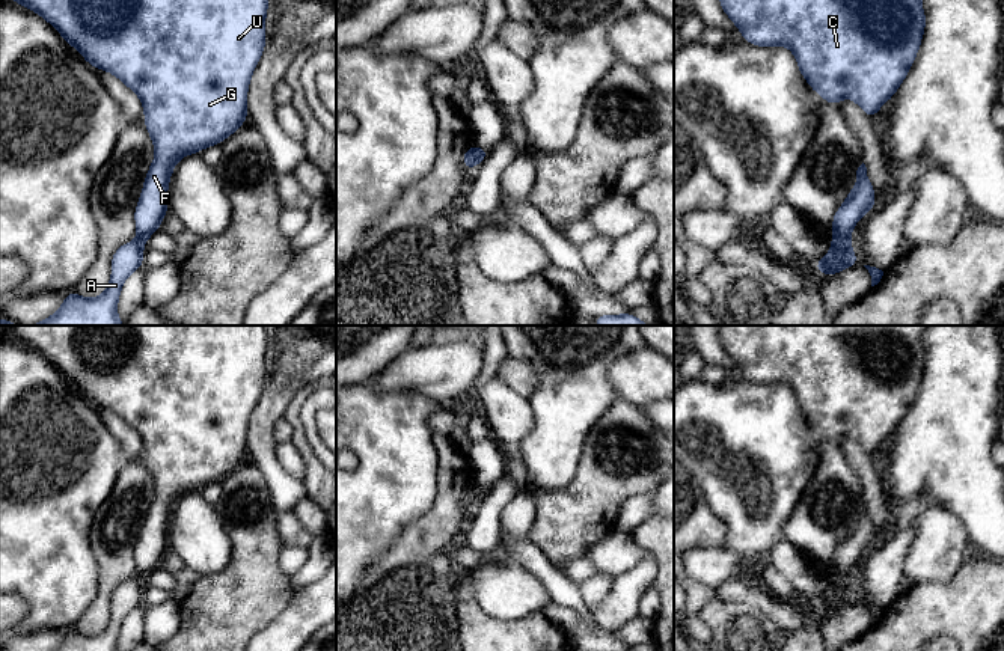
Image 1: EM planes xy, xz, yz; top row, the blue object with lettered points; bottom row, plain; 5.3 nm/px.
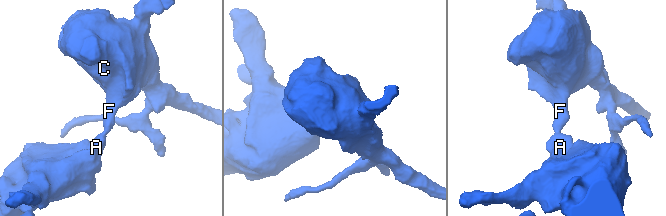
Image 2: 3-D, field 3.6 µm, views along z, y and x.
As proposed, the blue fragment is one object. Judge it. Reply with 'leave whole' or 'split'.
split

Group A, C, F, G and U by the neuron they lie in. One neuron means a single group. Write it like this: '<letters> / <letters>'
A / C F G U

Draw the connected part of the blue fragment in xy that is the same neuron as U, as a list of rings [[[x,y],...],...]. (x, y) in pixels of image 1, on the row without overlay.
[[[9,326],[8,335],[18,342],[36,350],[48,359],[62,375],[72,383],[87,401],[93,405],[112,410],[125,423],[128,423],[142,439],[145,448],[145,464],[152,476],[155,496],[148,506],[145,521],[134,547],[136,579],[143,585],[148,576],[161,565],[167,544],[167,524],[175,502],[185,493],[200,490],[202,487],[220,482],[234,472],[247,457],[247,426],[252,411],[265,386],[265,353],[268,335],[264,326]]]

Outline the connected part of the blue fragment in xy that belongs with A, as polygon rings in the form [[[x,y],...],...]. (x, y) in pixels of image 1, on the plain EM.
[[[137,579],[122,582],[112,594],[112,616],[103,633],[86,636],[68,630],[54,651],[118,651],[118,637],[124,619],[137,606],[143,604],[143,585]]]

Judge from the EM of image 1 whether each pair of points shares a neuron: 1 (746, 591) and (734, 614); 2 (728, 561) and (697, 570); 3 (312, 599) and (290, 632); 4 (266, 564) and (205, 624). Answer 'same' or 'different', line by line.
1: different
2: same
3: same
4: same

